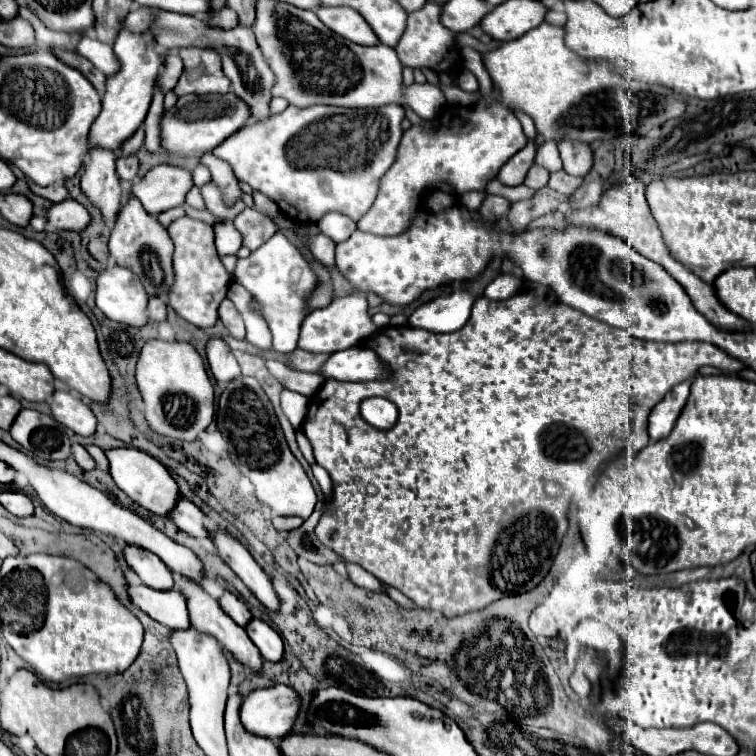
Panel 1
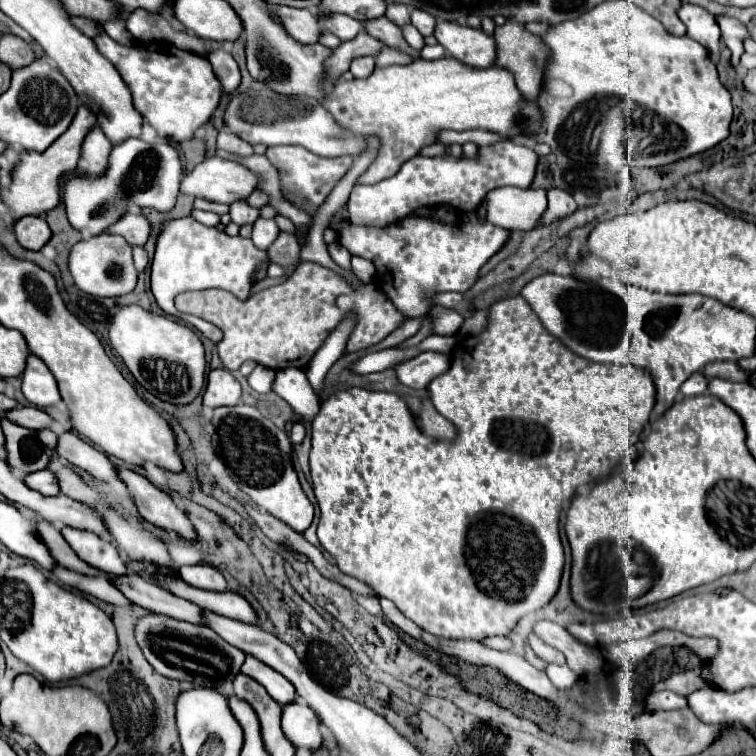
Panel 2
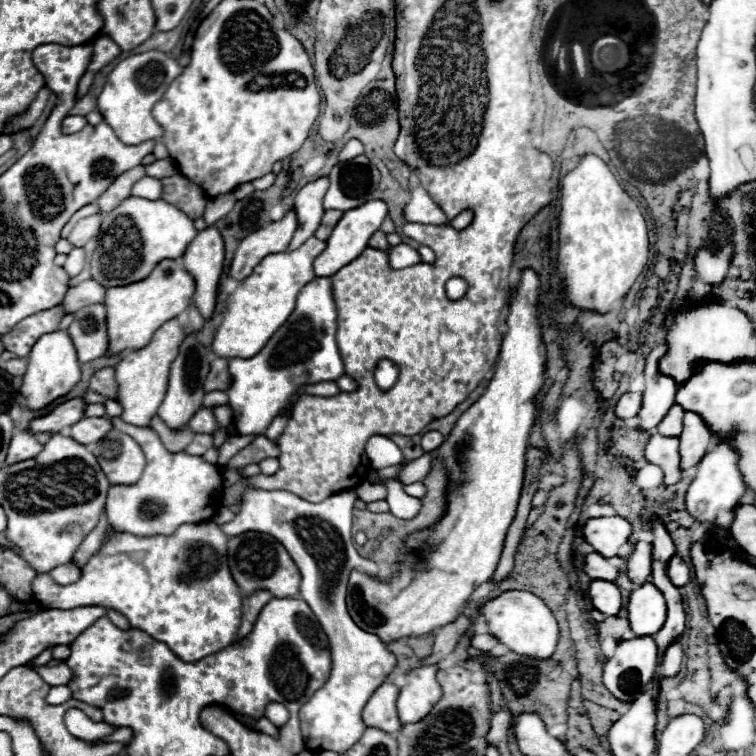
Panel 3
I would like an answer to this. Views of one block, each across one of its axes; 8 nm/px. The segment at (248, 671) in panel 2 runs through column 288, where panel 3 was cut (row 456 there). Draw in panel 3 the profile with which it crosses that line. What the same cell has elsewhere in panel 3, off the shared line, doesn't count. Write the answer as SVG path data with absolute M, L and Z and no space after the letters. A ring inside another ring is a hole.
M684 412L684 432L680 434L682 468L688 470L698 464L712 446L712 430L696 412Z

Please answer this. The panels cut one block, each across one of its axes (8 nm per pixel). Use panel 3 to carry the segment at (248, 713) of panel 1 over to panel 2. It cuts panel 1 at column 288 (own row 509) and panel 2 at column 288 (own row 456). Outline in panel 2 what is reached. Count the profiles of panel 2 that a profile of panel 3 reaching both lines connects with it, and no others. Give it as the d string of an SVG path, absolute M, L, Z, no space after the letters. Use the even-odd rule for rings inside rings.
M294 702L282 706L282 730L296 748L302 746L318 750L322 744L322 734L318 726L320 720L308 706L300 706Z

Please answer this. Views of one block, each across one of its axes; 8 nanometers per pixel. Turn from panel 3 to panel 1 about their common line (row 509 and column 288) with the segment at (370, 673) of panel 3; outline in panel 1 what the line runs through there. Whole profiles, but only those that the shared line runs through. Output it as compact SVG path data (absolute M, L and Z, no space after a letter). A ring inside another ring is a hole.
M280 230L258 250L254 250L248 258L238 258L234 280L240 282L260 304L264 320L270 326L272 338L274 338L274 350L288 354L296 350L300 324L304 320L304 300L312 294L316 286L316 278L308 266L308 262L302 258L300 250L288 240L286 234Z

